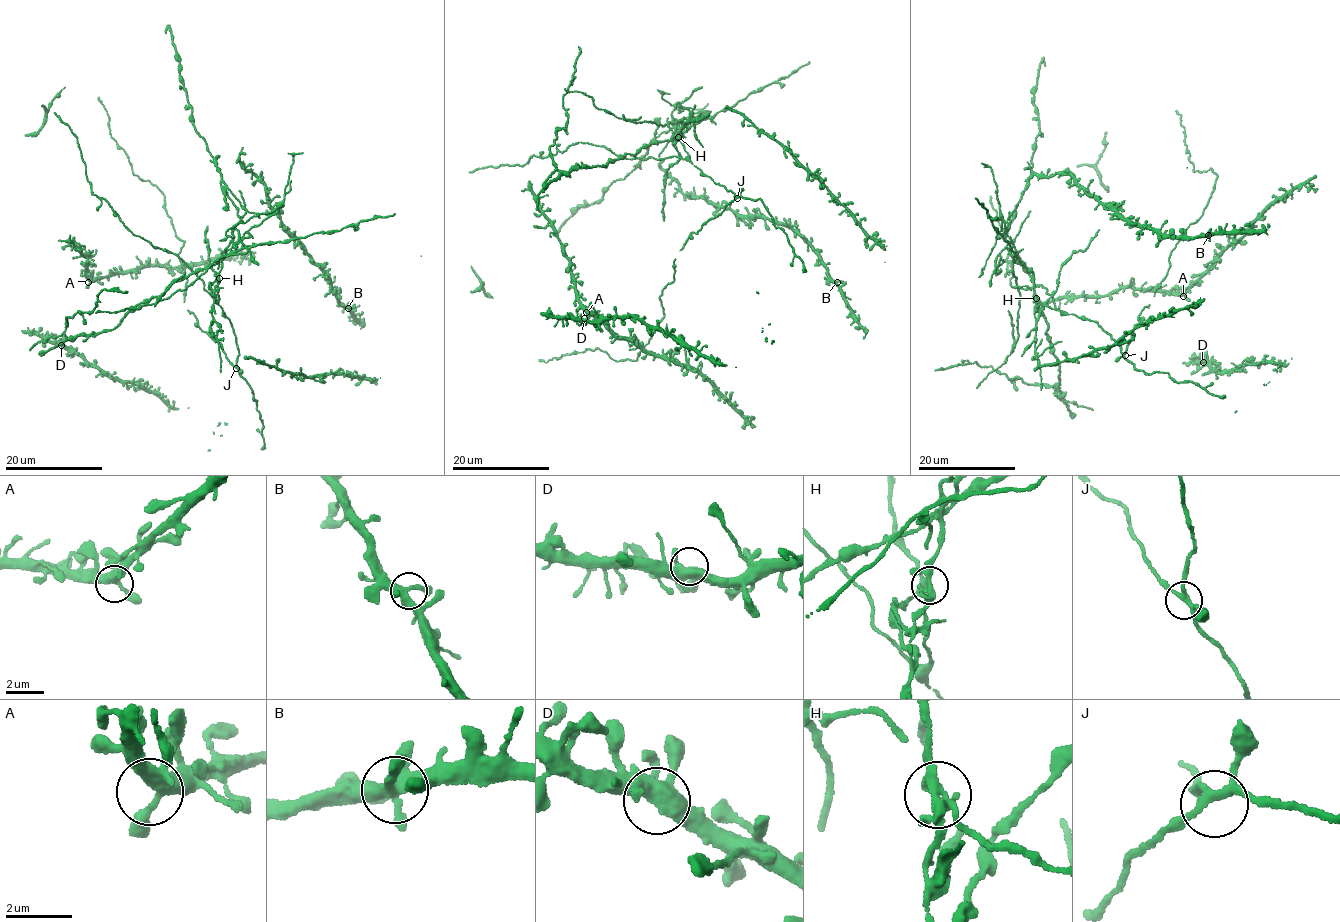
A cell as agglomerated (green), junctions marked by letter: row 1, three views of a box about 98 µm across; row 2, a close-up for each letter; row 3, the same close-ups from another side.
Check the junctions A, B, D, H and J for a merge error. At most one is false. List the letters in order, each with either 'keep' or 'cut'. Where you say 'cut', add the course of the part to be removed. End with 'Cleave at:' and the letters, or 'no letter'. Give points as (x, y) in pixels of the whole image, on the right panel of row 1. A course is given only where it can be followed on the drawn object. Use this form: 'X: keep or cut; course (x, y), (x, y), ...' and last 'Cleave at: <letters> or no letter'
A: keep
B: keep
D: keep
H: cut
J: keep
Cleave at: H

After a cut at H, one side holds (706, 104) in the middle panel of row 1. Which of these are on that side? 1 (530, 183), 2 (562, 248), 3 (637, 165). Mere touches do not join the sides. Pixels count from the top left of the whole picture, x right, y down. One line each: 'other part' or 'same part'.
1: other part
2: other part
3: same part

